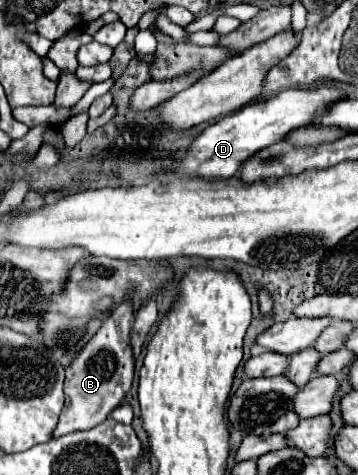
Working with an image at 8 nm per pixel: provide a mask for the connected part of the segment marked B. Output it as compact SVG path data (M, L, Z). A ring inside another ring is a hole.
M122 300L110 314L110 318L102 324L102 328L94 334L94 338L76 356L76 360L66 368L64 380L66 404L60 414L60 422L52 432L54 438L76 430L90 430L102 424L130 390L134 378L134 354L130 346L132 320L134 320L132 300Z

